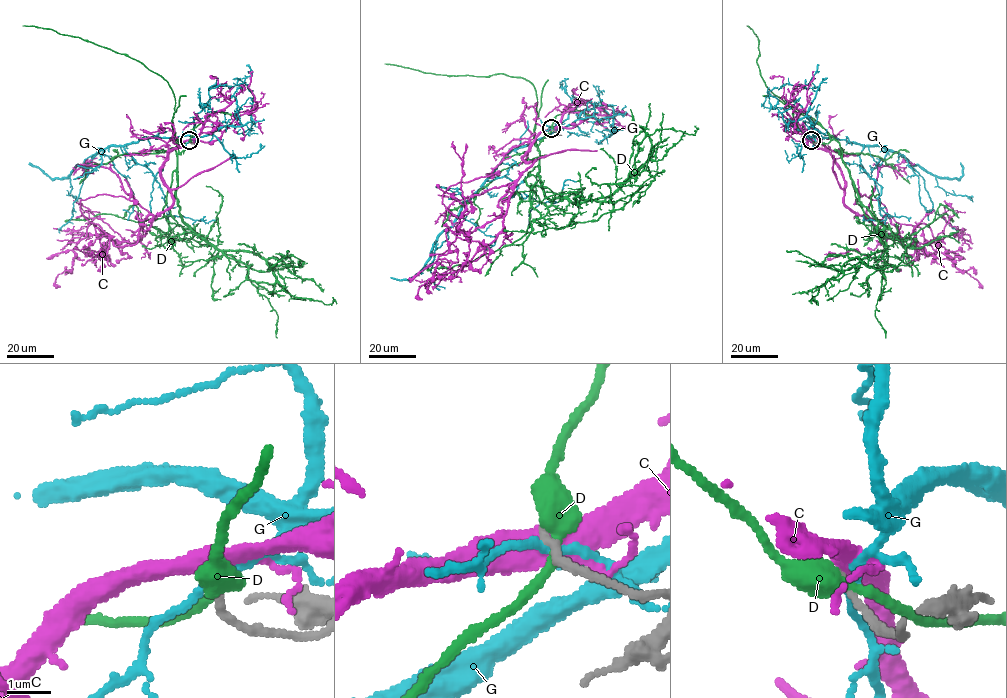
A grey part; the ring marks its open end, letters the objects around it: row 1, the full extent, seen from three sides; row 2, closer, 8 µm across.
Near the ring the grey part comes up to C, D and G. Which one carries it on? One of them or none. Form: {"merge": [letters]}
{"merge": []}

